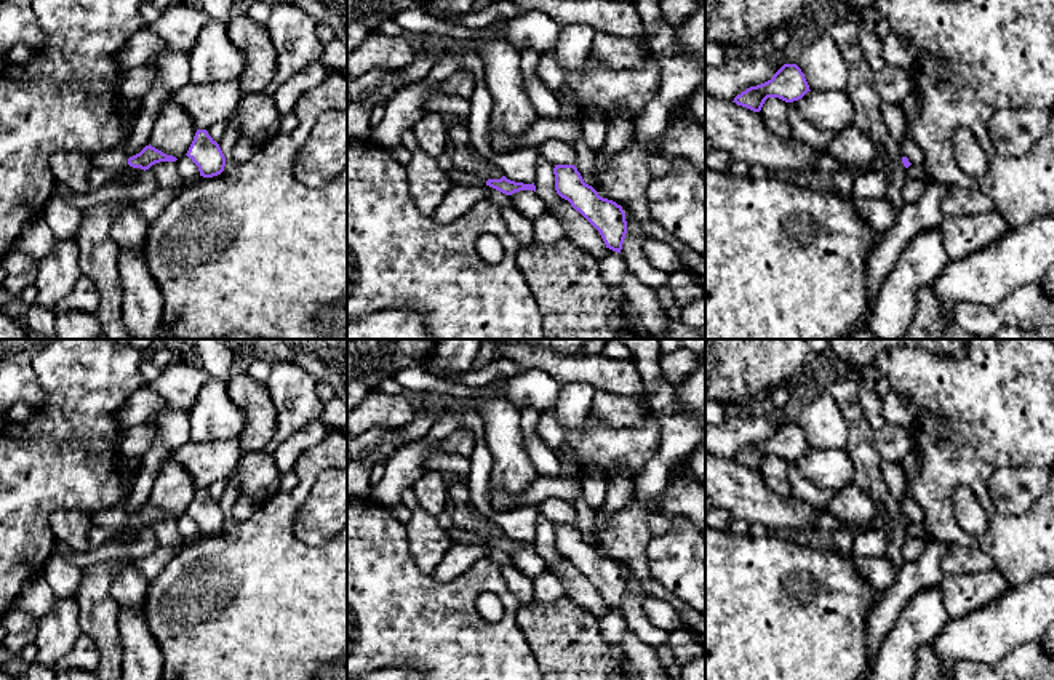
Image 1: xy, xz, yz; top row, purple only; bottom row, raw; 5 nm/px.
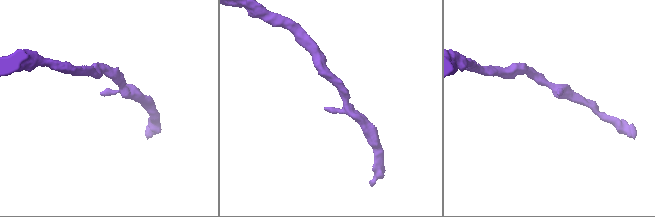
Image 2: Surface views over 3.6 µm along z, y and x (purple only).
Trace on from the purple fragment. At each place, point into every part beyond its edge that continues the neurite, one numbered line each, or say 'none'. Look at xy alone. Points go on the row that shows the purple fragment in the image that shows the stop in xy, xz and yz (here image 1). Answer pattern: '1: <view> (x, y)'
none

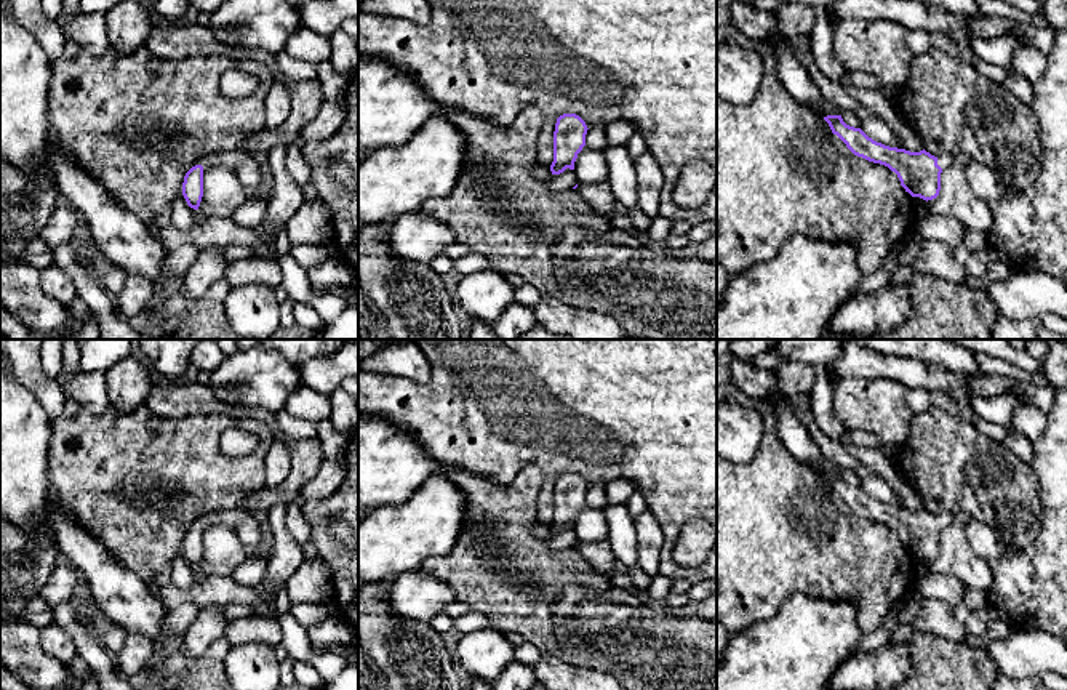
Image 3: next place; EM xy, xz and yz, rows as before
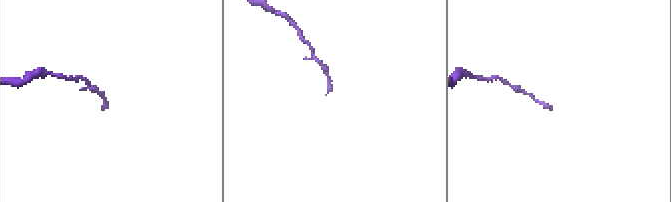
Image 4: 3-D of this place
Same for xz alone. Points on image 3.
none

